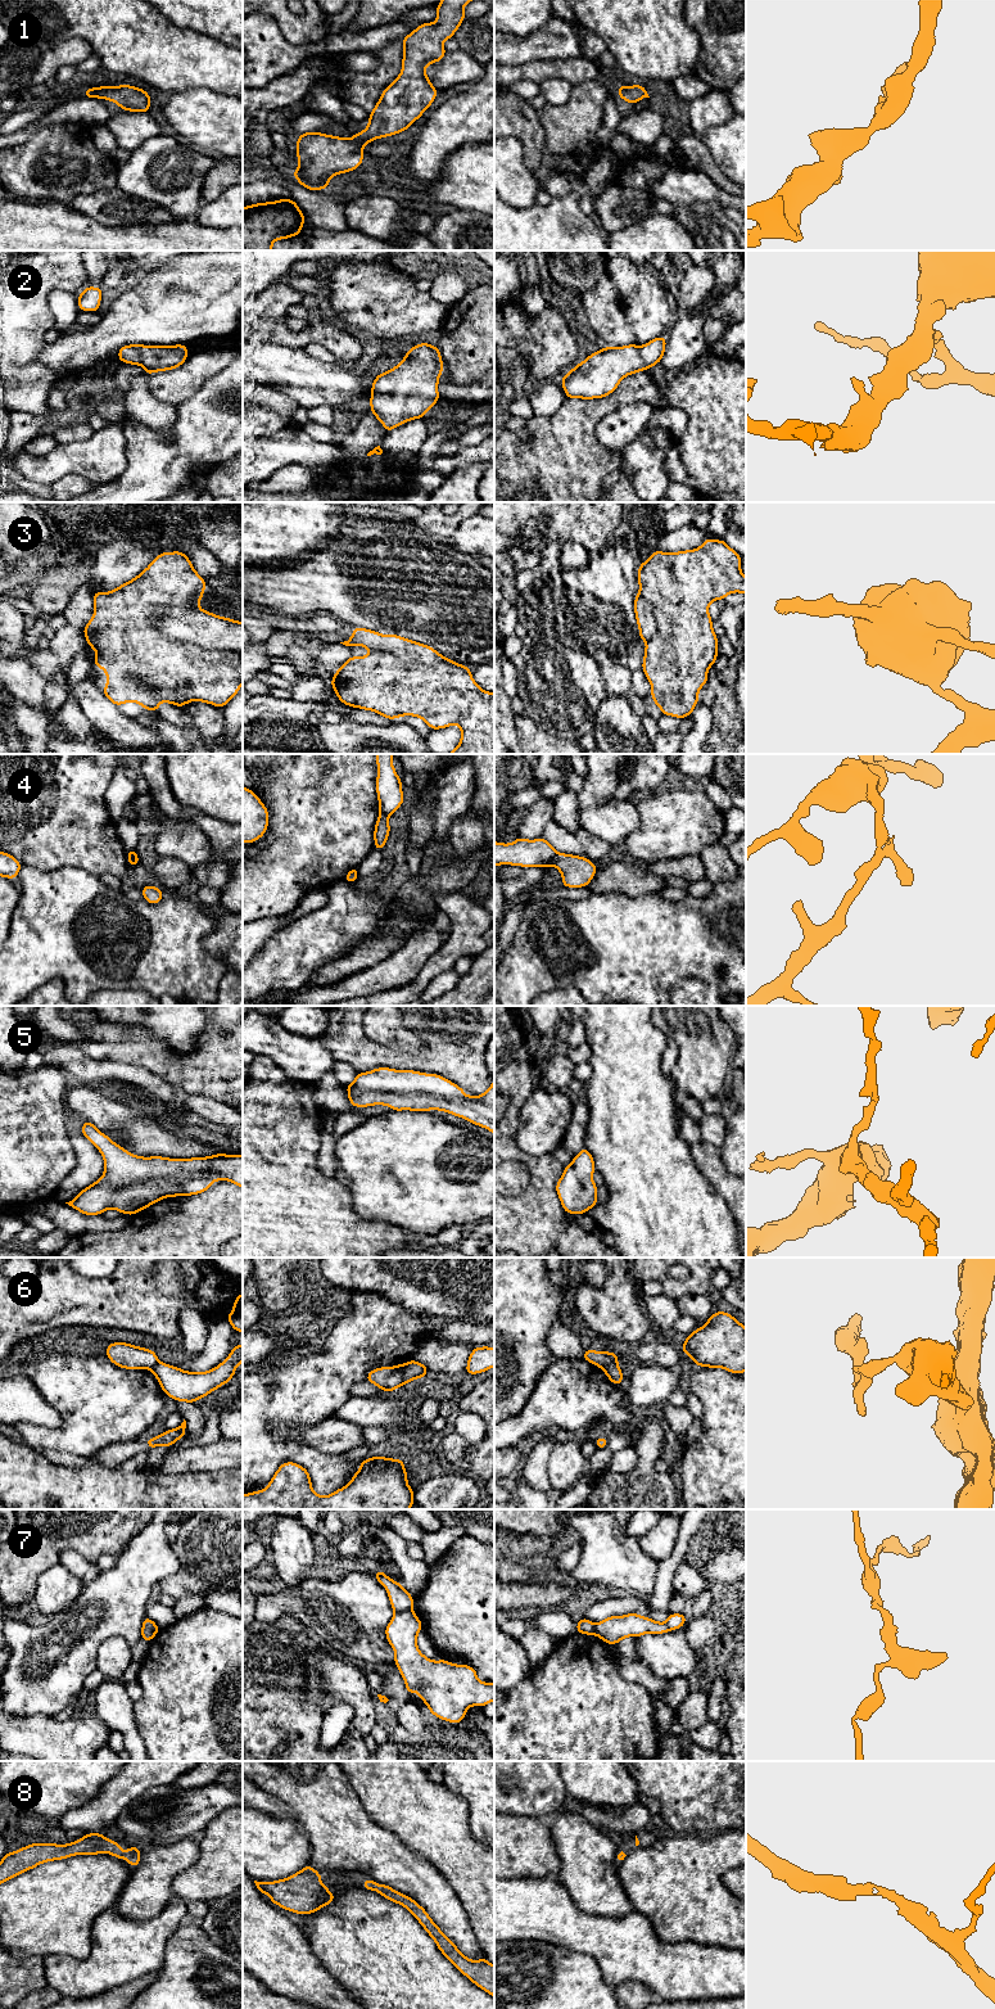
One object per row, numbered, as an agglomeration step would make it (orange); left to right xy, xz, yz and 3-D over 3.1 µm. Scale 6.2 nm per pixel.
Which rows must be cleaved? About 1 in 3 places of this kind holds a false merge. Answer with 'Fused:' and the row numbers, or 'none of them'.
Fused: 4, 6, 7

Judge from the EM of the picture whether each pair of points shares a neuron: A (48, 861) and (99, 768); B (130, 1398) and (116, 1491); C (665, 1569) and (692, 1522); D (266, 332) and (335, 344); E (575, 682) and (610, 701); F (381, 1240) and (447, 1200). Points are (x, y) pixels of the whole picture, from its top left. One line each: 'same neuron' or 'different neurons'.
A: same neuron
B: different neurons
C: same neuron
D: same neuron
E: different neurons
F: different neurons

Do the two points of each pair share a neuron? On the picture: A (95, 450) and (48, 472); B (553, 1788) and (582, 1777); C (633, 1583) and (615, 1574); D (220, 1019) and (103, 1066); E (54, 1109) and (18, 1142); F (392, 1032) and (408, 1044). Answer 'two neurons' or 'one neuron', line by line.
A: one neuron
B: two neurons
C: one neuron
D: two neurons
E: one neuron
F: one neuron

